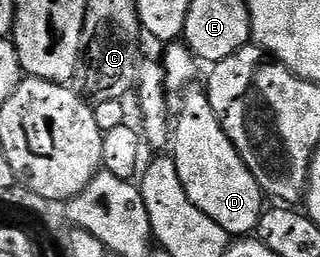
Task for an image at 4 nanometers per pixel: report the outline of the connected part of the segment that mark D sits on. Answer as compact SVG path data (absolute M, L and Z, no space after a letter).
M207 91L191 92L184 100L180 121L174 124L174 159L178 174L194 206L222 226L230 237L247 237L260 227L260 217L266 211L266 193L226 134L219 114L208 100Z

